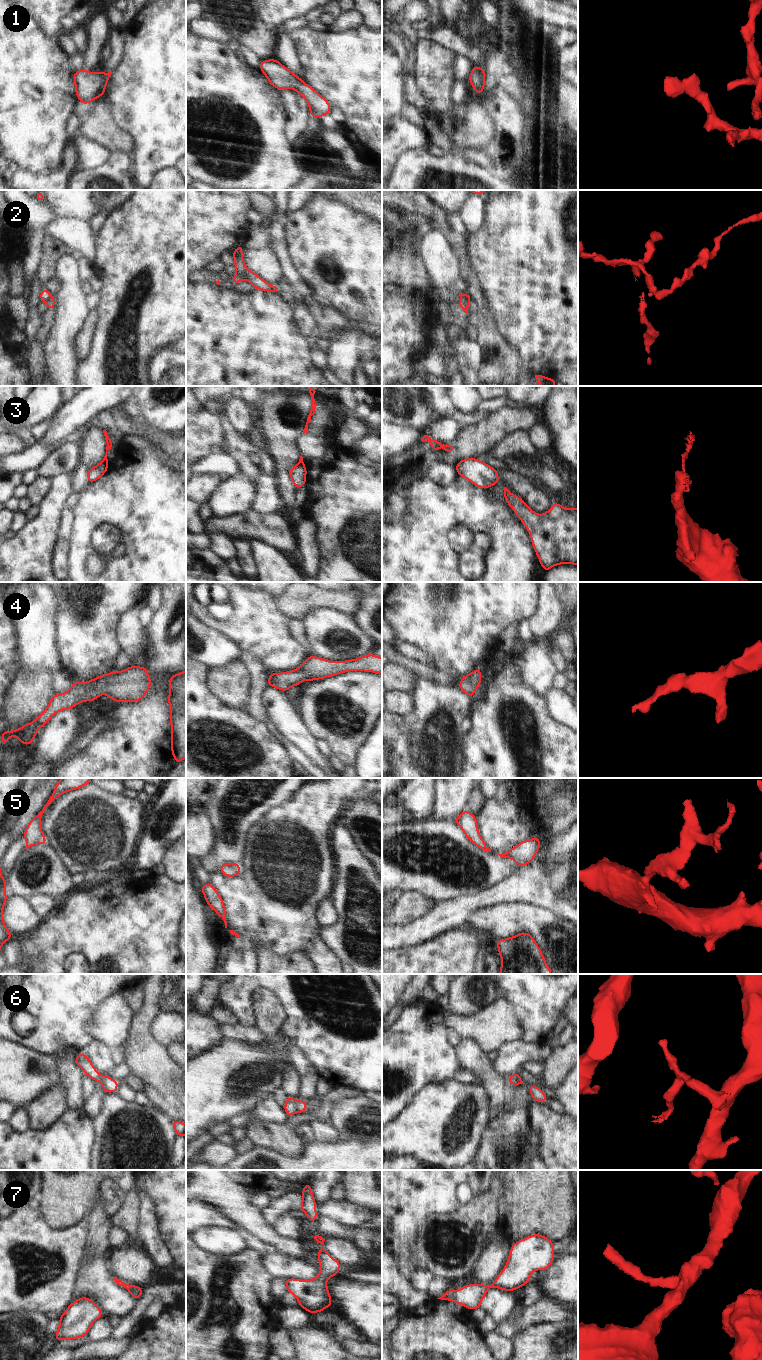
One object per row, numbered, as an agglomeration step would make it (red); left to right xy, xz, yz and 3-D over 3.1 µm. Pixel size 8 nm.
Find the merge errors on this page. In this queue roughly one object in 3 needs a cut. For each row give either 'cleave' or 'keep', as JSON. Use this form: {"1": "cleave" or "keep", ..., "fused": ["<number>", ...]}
{"1": "keep", "2": "cleave", "3": "cleave", "4": "keep", "5": "keep", "6": "cleave", "7": "keep", "fused": ["2", "3", "6"]}

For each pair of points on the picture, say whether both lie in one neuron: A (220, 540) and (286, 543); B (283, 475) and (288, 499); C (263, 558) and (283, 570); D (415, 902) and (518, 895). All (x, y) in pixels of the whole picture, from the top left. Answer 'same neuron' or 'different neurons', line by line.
A: different neurons
B: same neuron
C: same neuron
D: different neurons

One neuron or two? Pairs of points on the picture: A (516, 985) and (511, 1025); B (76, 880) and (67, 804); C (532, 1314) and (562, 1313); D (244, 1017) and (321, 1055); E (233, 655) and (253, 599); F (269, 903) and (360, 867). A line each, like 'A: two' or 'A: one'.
A: two
B: two
C: one
D: one
E: two
F: two

